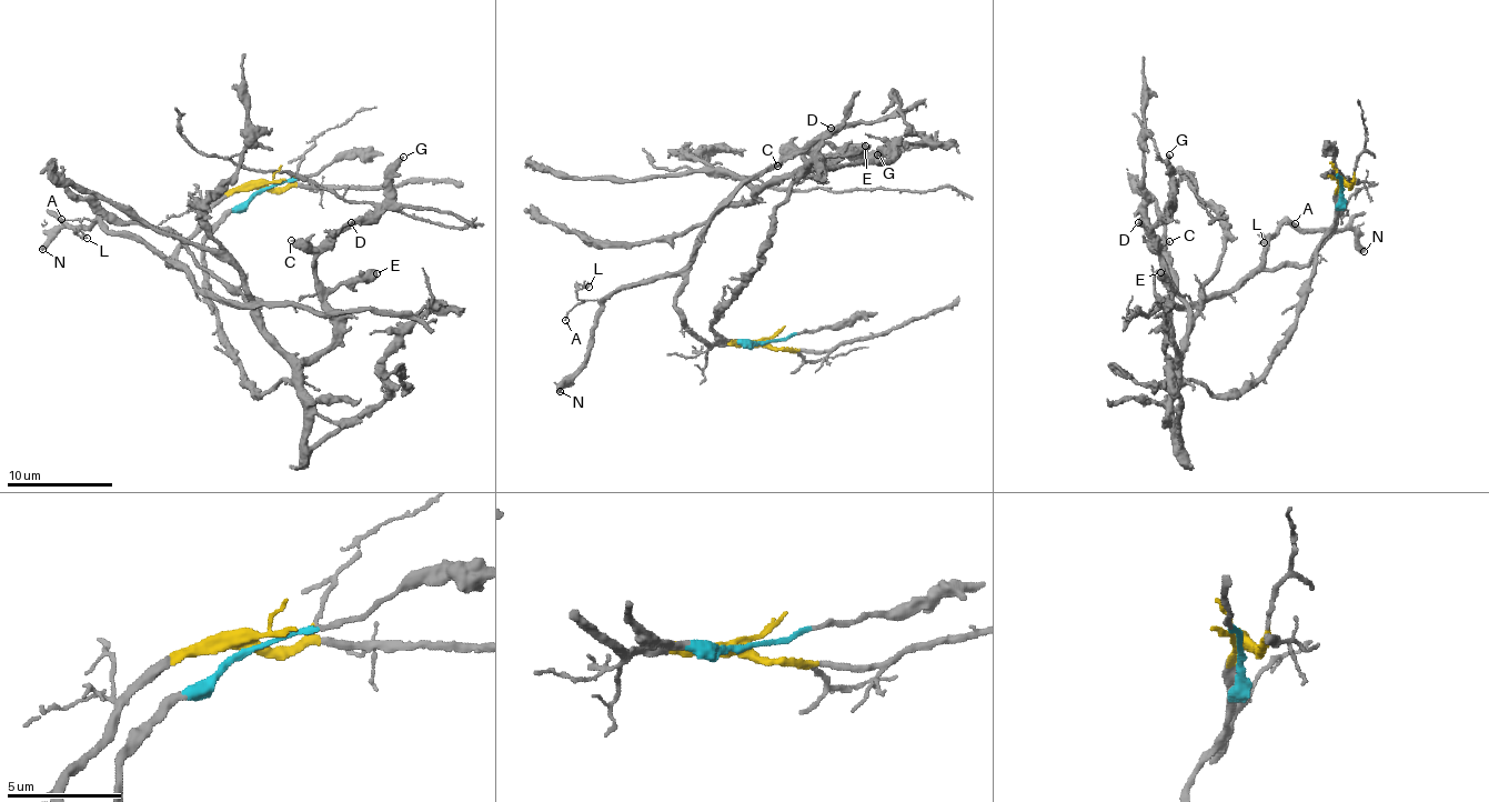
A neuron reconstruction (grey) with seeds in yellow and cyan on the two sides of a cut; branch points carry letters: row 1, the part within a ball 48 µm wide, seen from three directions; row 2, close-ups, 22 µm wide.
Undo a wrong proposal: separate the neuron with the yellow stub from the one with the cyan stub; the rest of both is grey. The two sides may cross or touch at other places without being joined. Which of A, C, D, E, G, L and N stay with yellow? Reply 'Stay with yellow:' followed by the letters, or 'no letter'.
Stay with yellow: A, L, N

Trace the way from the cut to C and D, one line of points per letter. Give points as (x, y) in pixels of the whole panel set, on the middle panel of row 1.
C: (764, 343), (723, 339), (717, 313), (756, 269), (773, 210), (797, 178), (833, 161), (788, 153), (777, 167)
D: (764, 343), (723, 339), (713, 329), (756, 269), (773, 210), (797, 178), (833, 161), (803, 158), (831, 128)

